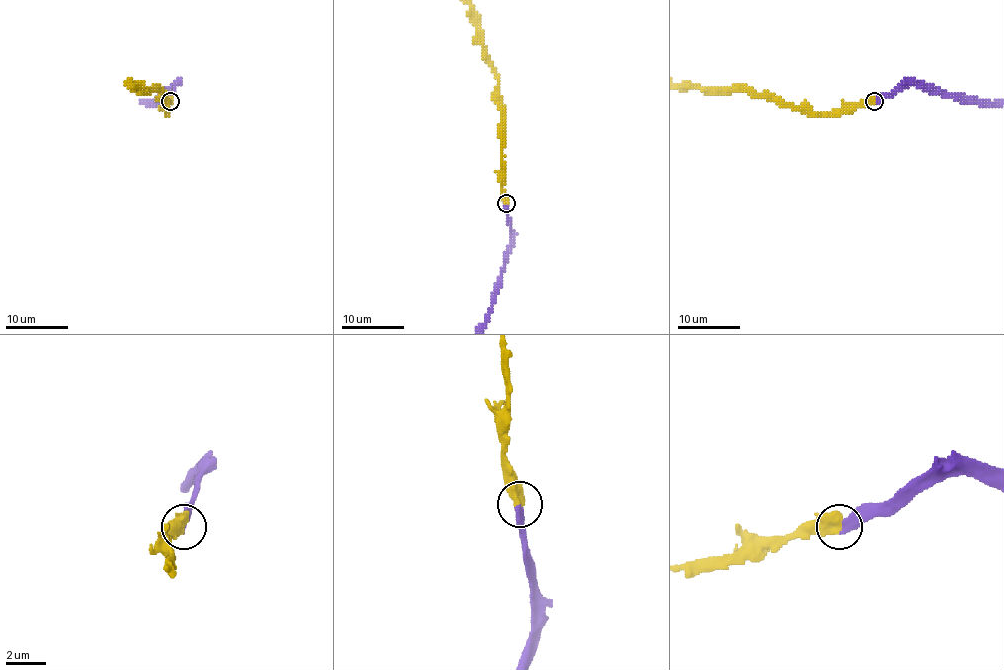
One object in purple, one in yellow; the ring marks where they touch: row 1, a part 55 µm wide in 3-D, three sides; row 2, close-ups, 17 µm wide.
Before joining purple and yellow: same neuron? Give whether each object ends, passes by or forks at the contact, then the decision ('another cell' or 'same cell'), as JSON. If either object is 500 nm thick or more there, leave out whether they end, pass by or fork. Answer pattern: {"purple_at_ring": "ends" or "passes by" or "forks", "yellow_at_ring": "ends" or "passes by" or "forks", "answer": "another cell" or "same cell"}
{"answer": "same cell"}

